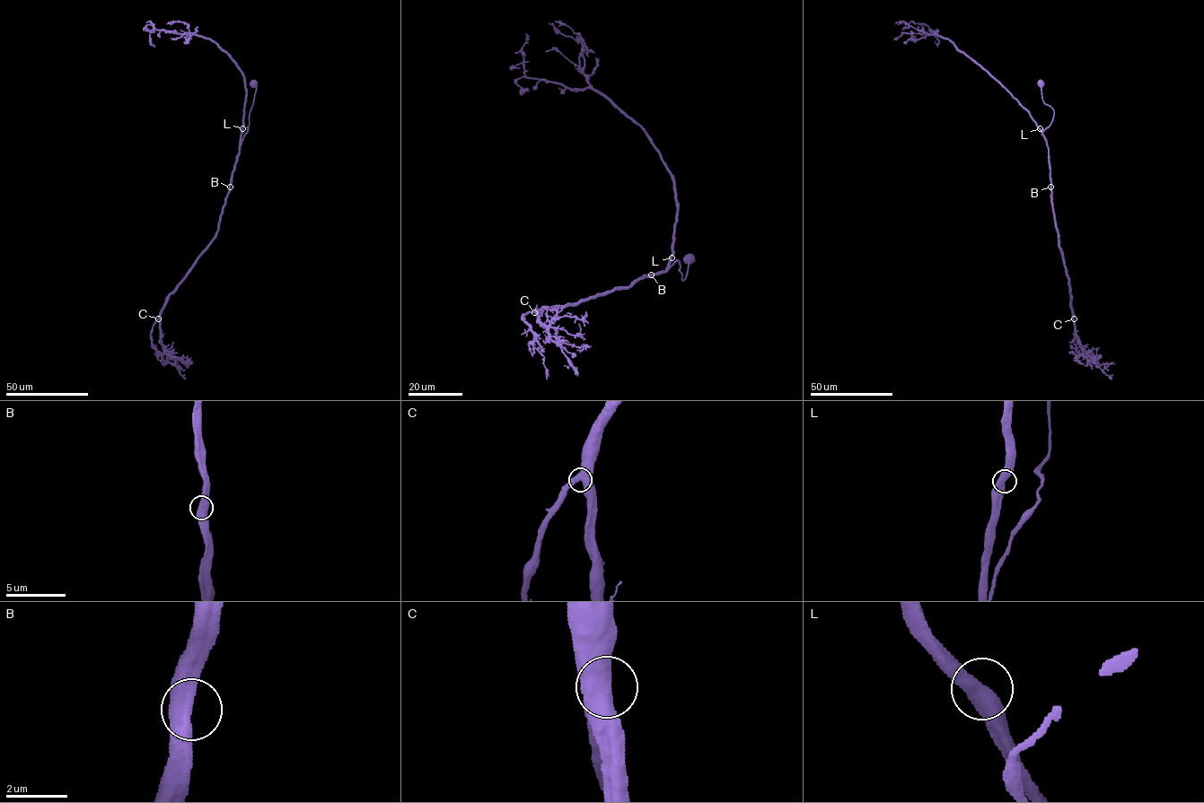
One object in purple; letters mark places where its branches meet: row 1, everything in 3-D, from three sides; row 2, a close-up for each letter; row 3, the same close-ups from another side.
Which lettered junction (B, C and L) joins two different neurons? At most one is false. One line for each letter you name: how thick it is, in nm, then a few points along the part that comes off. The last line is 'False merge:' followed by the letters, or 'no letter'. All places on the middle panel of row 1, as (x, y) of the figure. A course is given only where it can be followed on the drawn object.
False merge: no letter

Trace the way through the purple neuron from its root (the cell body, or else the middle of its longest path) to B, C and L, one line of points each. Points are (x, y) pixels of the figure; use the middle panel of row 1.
B: (689, 259), (692, 259), (683, 280), (678, 260), (664, 272), (651, 274)
C: (689, 259), (683, 280), (676, 260), (664, 272), (642, 276), (631, 286), (534, 312)
L: (689, 259), (692, 259), (682, 280), (678, 260), (668, 268), (672, 257)

